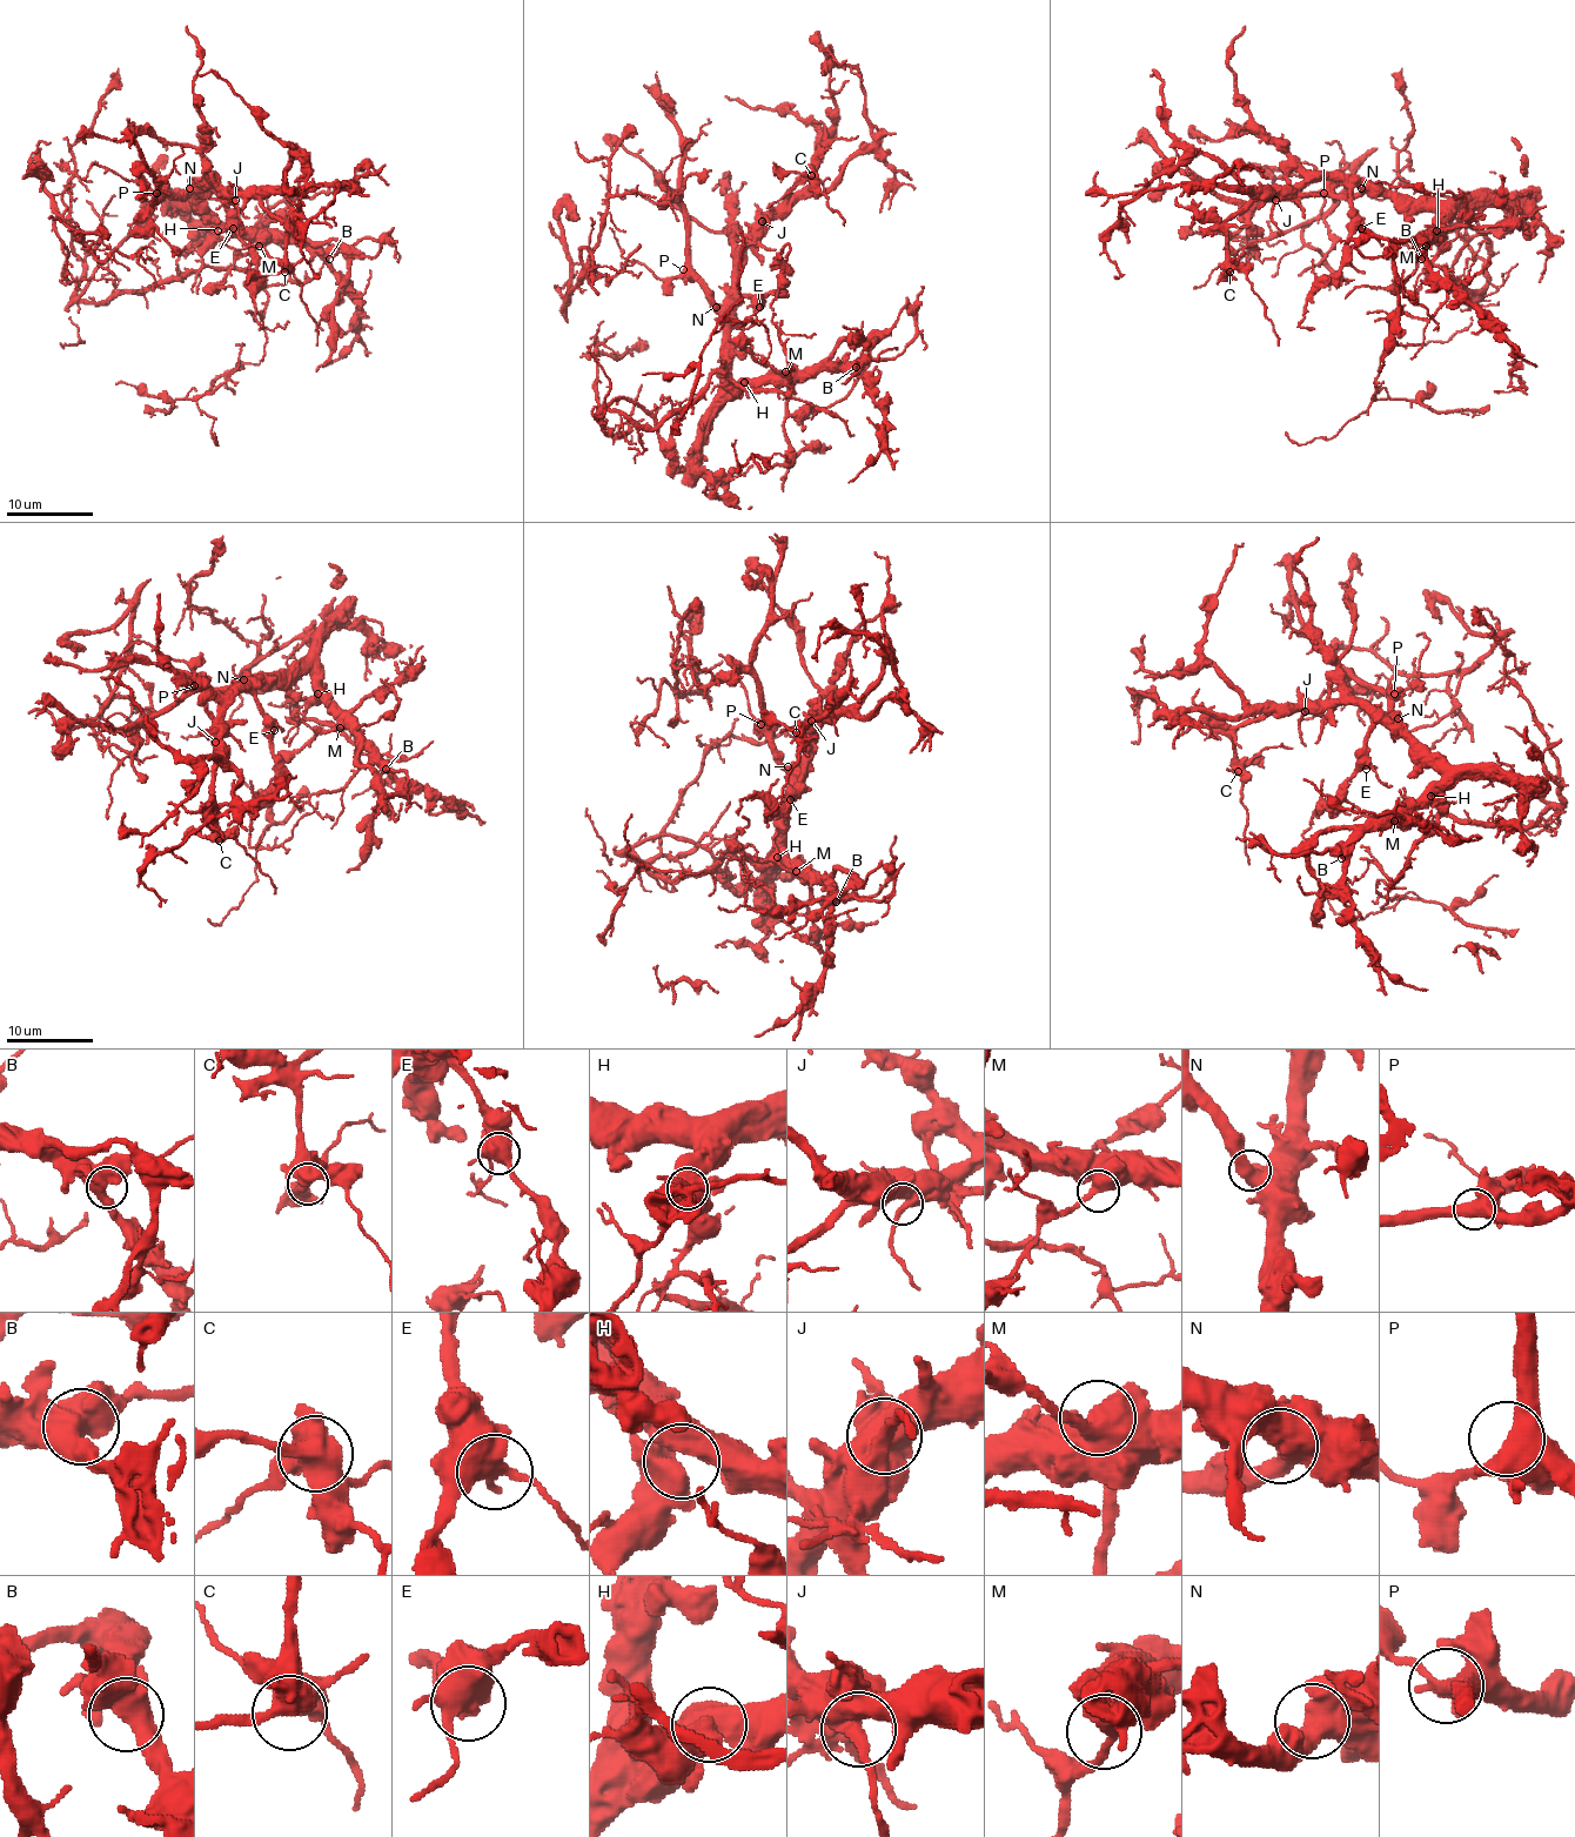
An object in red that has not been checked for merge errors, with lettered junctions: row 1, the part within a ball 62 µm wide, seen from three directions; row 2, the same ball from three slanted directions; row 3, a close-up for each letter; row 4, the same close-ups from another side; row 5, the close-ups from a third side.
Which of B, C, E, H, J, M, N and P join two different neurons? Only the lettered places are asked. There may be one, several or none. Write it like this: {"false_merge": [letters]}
{"false_merge": []}

